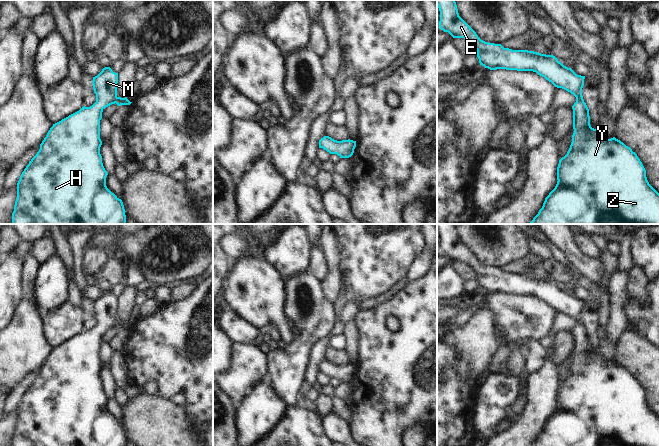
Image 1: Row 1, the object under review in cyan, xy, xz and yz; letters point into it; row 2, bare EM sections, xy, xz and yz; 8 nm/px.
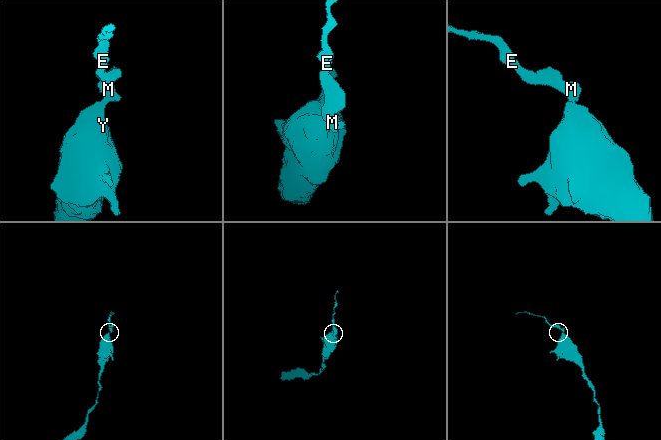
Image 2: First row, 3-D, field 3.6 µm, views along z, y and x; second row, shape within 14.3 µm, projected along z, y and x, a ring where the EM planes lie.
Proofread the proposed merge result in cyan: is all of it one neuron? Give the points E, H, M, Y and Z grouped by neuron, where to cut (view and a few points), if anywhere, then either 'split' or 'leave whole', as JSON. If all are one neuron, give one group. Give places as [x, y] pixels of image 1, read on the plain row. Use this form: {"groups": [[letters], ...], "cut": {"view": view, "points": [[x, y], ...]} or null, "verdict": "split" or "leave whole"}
{"groups": [["E", "H", "M", "Y", "Z"]], "cut": null, "verdict": "leave whole"}

